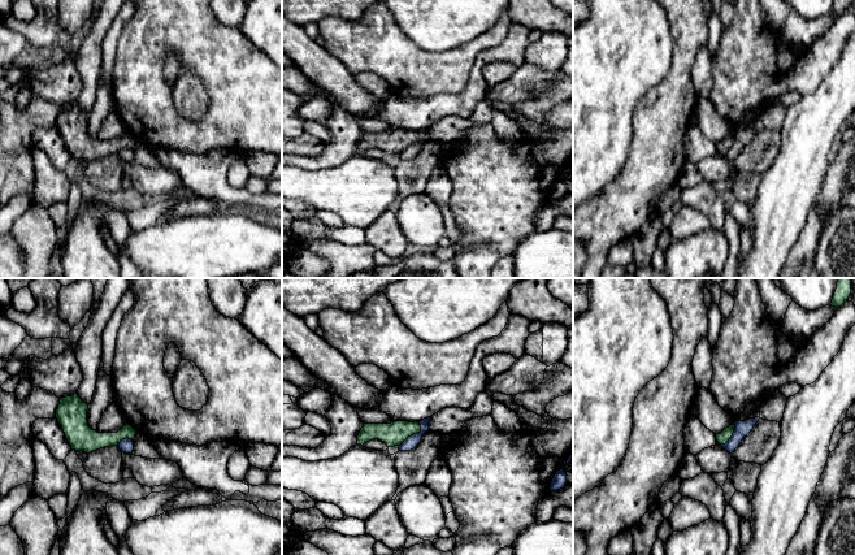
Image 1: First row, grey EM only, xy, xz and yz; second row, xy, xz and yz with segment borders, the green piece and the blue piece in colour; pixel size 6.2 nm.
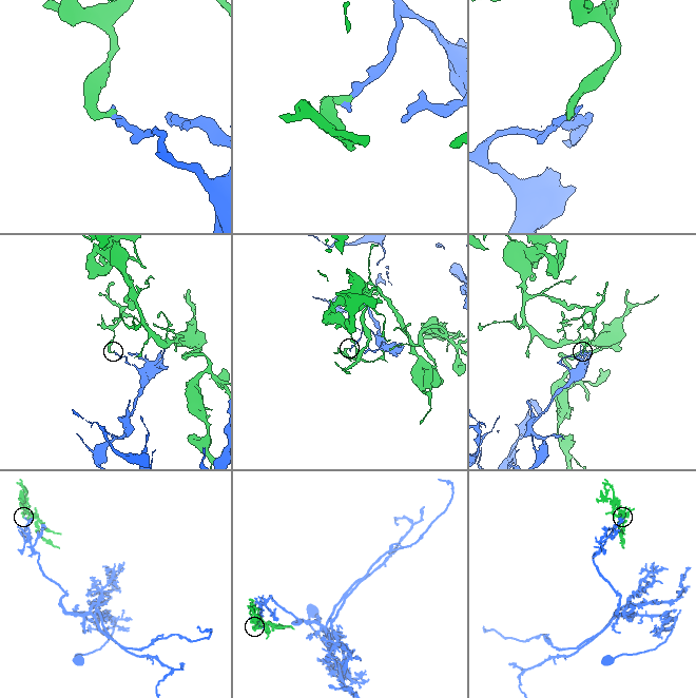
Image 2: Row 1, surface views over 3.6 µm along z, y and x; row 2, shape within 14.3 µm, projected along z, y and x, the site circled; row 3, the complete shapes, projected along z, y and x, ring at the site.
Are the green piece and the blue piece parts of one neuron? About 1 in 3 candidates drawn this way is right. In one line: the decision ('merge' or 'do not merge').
do not merge

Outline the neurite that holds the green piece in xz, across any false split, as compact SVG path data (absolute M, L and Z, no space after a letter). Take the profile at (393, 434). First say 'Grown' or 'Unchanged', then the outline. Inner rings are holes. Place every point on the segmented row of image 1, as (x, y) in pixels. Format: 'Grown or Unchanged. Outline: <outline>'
Unchanged. Outline: M394 421L391 424L364 424L359 435L357 445L364 445L372 439L379 439L387 447L400 446L408 437L421 432L420 422Z

